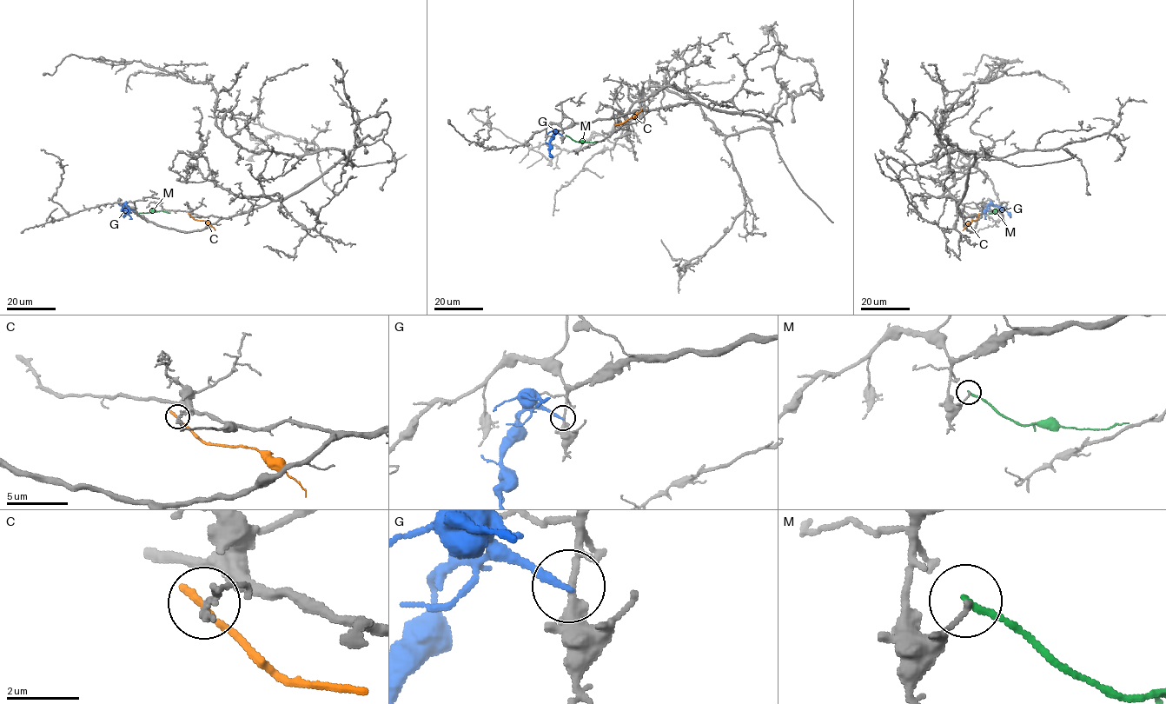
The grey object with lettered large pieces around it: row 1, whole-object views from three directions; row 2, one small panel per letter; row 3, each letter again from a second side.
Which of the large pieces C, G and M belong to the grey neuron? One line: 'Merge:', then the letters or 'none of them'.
Merge: none of them

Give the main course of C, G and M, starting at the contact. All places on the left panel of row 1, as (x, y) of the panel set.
C: (189, 214), (195, 220), (207, 221), (215, 230)
G: (134, 210), (125, 204), (122, 209), (124, 217)
M: (138, 213), (170, 212)

